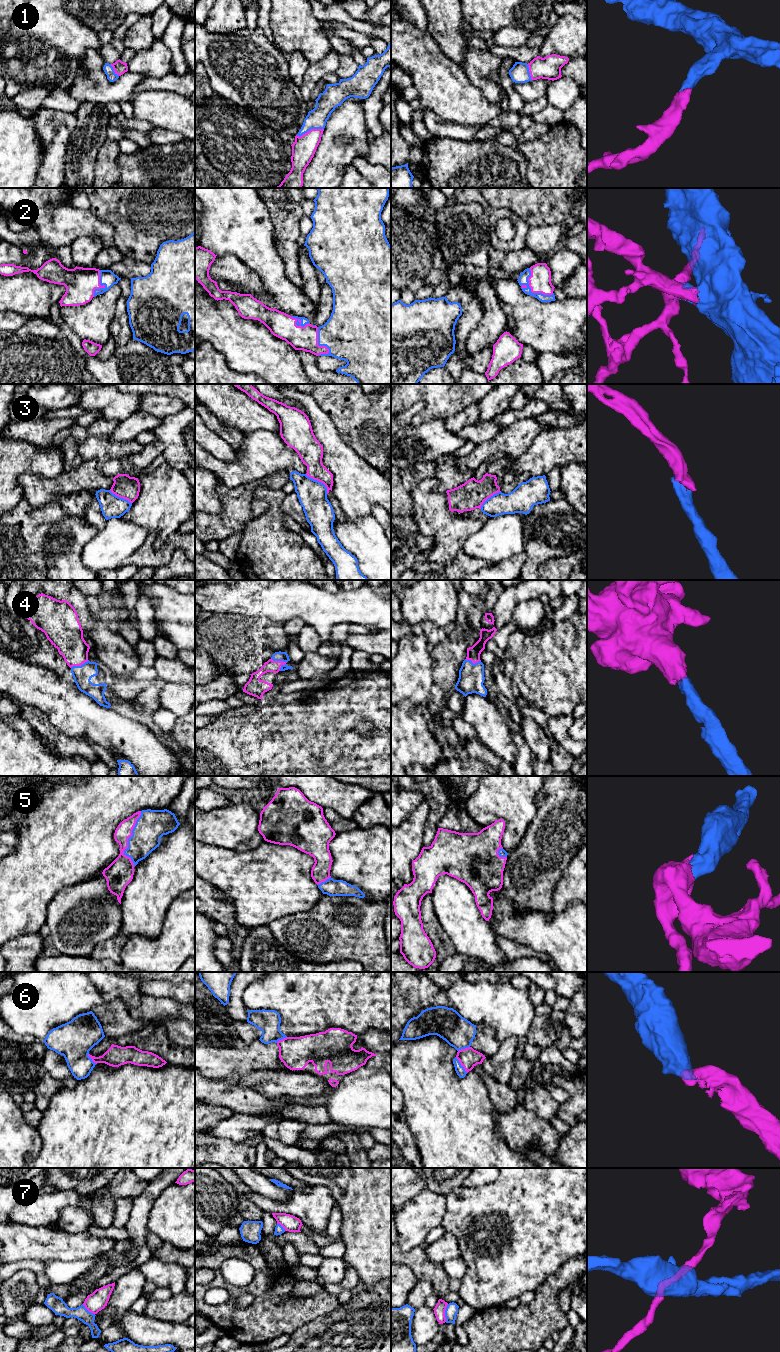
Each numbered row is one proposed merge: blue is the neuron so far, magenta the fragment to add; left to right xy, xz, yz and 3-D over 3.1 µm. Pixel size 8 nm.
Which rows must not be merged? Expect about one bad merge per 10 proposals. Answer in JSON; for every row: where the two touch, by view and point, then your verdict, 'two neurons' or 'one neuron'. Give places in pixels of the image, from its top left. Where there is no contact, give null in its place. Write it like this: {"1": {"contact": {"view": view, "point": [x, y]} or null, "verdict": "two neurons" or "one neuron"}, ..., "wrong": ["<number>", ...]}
{"1": {"contact": {"view": "xz", "point": [309, 130]}, "verdict": "one neuron"}, "2": {"contact": {"view": "yz", "point": [530, 291]}, "verdict": "one neuron"}, "3": {"contact": {"view": "xz", "point": [318, 481]}, "verdict": "two neurons"}, "4": {"contact": {"view": "xz", "point": [278, 660]}, "verdict": "one neuron"}, "5": {"contact": {"view": "xy", "point": [128, 839]}, "verdict": "one neuron"}, "6": {"contact": {"view": "yz", "point": [460, 1065]}, "verdict": "one neuron"}, "7": {"contact": {"view": "yz", "point": [445, 1313]}, "verdict": "two neurons"}, "wrong": ["3", "7"]}

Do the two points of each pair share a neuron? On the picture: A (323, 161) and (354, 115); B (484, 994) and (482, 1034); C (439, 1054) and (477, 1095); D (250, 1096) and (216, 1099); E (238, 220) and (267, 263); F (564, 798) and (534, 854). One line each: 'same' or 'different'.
A: same
B: different
C: same
D: same
E: same
F: same

